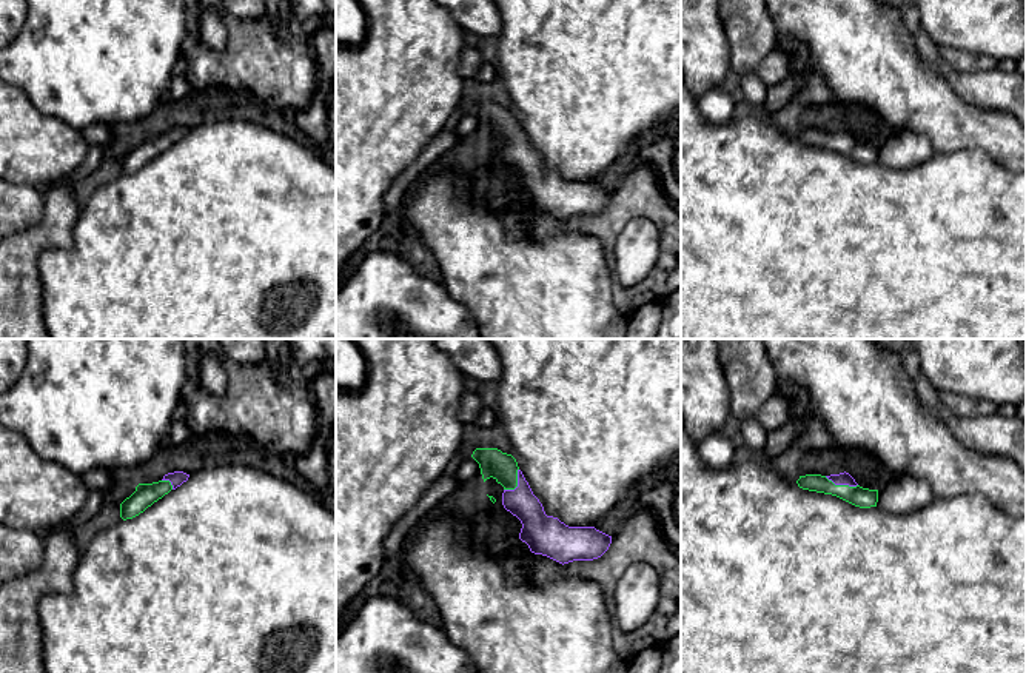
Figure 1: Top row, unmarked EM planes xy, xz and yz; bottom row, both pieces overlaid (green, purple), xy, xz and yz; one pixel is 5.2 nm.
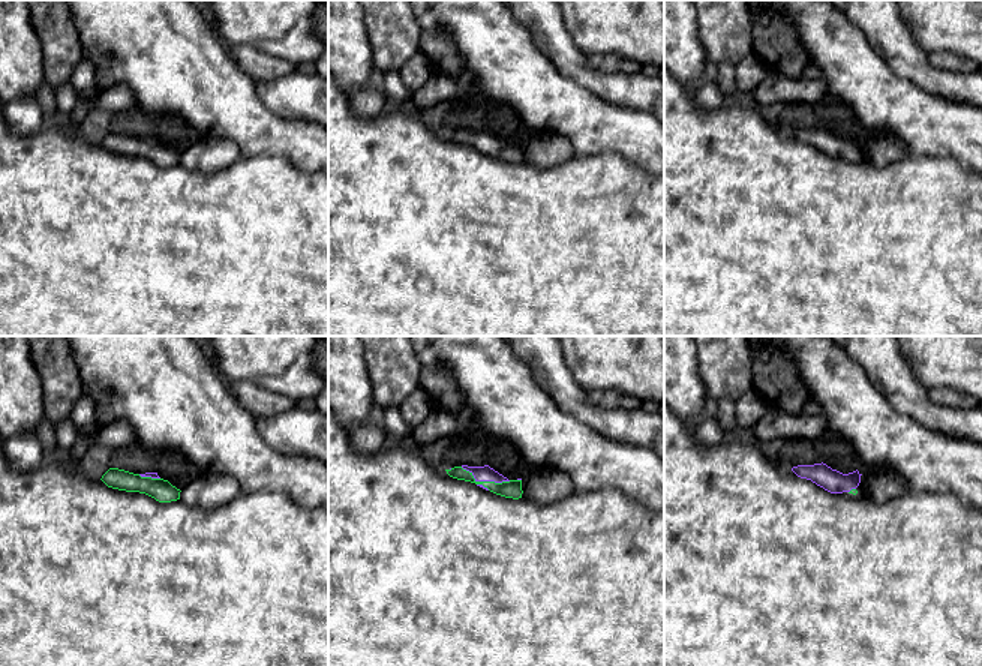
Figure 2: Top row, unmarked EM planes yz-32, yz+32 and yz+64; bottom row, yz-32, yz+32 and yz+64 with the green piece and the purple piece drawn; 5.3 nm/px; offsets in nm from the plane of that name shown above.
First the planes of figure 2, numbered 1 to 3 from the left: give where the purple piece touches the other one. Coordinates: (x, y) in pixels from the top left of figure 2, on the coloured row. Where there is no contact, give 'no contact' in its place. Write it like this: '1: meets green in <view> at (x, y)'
1: meets green in yz-32 at (149, 477)
2: meets green in yz+32 at (486, 482)
3: meets green in yz+64 at (852, 489)

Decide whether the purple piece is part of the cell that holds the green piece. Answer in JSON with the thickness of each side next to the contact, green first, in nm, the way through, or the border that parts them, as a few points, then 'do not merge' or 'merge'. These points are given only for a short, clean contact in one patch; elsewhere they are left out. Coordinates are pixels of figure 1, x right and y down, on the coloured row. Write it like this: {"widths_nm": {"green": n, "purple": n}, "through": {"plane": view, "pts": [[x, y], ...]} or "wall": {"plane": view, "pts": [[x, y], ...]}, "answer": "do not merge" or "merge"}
{"widths_nm": {"green": 110, "purple": 70}, "through": {"plane": "yz", "pts": [[858, 496], [841, 485], [844, 478]]}, "answer": "merge"}

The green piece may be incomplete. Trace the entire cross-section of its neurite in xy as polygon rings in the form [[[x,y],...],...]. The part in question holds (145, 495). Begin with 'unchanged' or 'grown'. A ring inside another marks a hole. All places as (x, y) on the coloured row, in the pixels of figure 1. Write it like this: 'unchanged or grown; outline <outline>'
grown; outline [[[174,471],[165,474],[159,482],[139,484],[136,491],[120,504],[120,517],[126,521],[139,516],[171,490],[176,490],[186,482],[188,477],[189,474],[183,471]]]

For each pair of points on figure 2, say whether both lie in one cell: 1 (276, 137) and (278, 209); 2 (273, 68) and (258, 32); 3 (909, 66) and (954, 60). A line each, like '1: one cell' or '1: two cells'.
1: two cells
2: two cells
3: two cells

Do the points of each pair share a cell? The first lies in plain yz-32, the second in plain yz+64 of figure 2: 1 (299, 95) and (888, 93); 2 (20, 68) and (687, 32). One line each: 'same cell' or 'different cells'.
1: different cells
2: same cell

